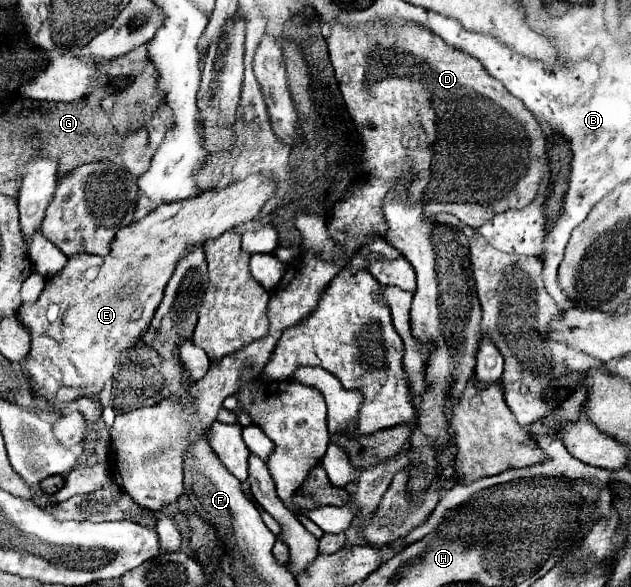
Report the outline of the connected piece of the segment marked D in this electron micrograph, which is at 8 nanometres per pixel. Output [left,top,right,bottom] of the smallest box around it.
[326,22,548,258]

